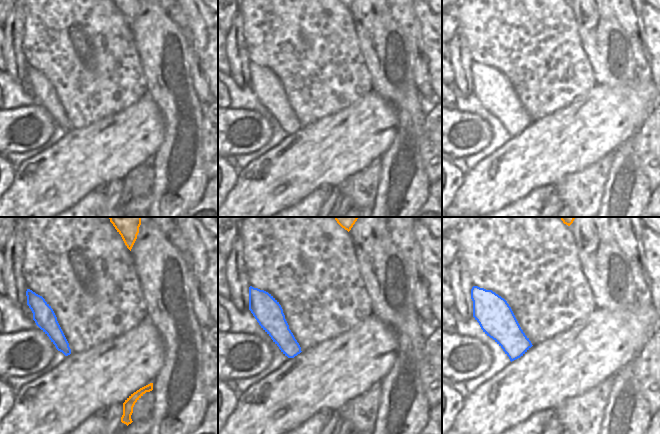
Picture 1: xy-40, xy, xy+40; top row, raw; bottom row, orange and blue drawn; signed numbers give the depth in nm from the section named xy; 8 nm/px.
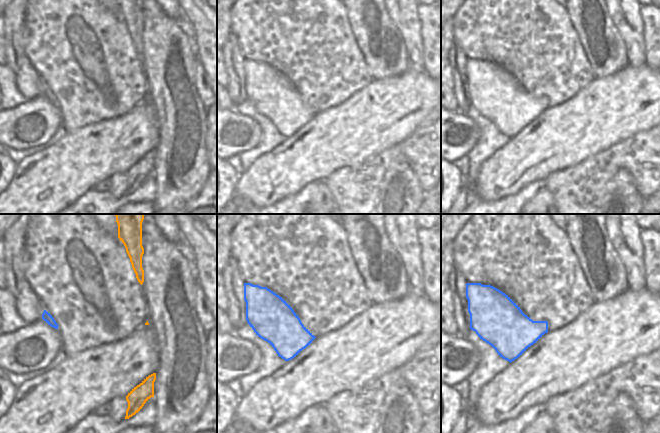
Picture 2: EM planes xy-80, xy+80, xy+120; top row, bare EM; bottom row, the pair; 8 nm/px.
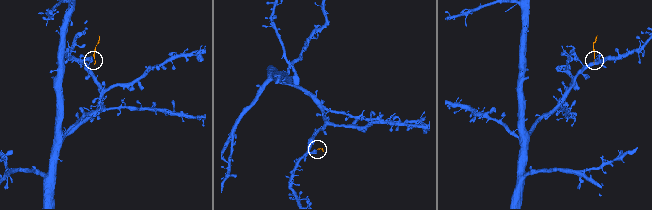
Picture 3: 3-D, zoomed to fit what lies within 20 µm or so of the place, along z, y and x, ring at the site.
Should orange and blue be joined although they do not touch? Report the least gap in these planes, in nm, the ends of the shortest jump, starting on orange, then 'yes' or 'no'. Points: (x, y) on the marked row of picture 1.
600 nm apart; from orange across xy-40 (125, 400), (70, 353); no

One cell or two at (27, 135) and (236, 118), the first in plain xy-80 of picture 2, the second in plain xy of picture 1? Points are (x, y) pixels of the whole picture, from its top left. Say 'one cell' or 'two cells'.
one cell

